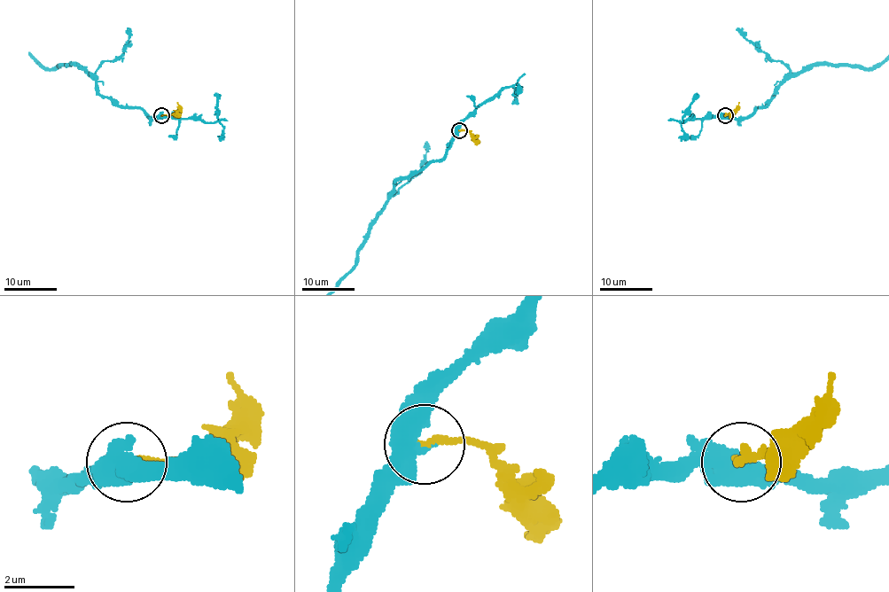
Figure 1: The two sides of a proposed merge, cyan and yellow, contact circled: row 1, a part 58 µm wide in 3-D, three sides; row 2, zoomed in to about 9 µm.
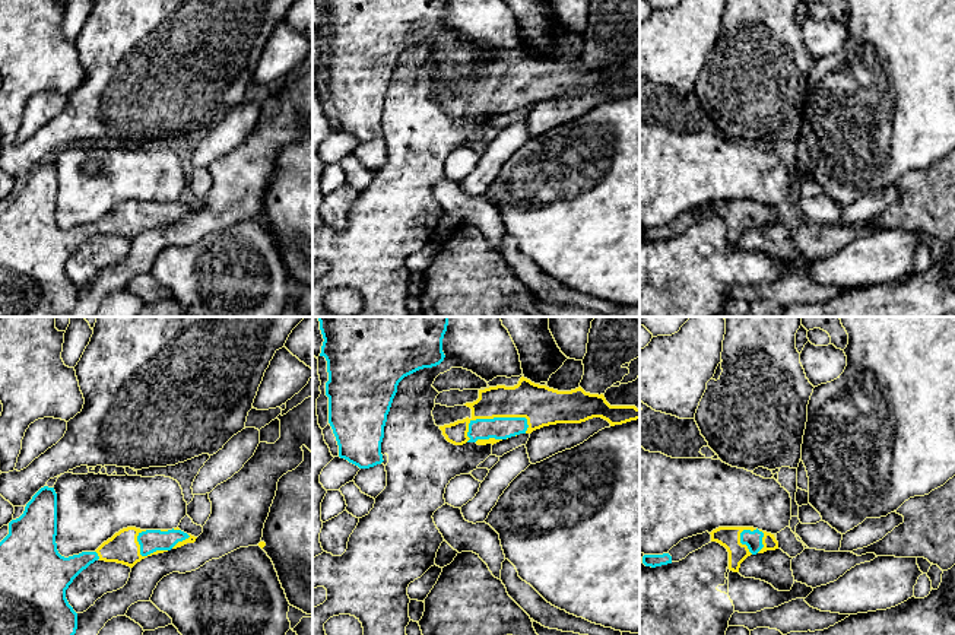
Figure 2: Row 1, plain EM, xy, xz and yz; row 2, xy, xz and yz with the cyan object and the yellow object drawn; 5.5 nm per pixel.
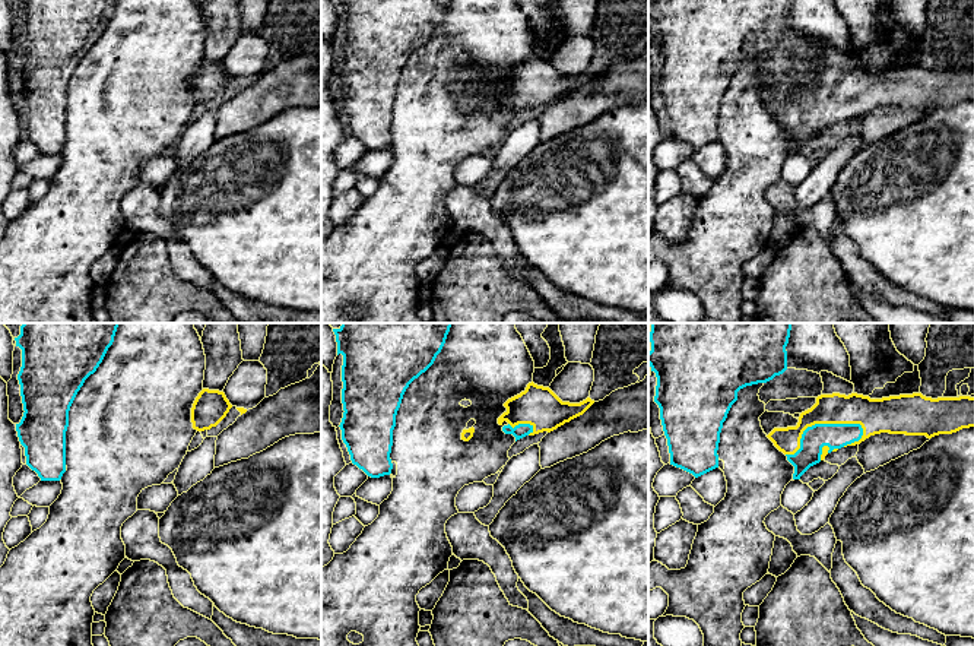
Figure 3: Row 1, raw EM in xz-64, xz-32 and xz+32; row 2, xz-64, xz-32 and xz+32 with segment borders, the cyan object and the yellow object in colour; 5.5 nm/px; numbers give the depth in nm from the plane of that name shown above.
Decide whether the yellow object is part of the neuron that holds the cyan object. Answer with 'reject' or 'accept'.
accept

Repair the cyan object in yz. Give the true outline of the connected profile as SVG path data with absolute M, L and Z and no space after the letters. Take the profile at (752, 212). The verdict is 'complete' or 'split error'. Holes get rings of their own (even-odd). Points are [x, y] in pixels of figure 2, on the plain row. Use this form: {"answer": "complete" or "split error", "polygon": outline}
{"answer": "split error", "polygon": "M718 200L711 206L711 215L717 215L729 225L729 242L739 245L740 236L751 228L778 222L774 207L753 200Z"}

